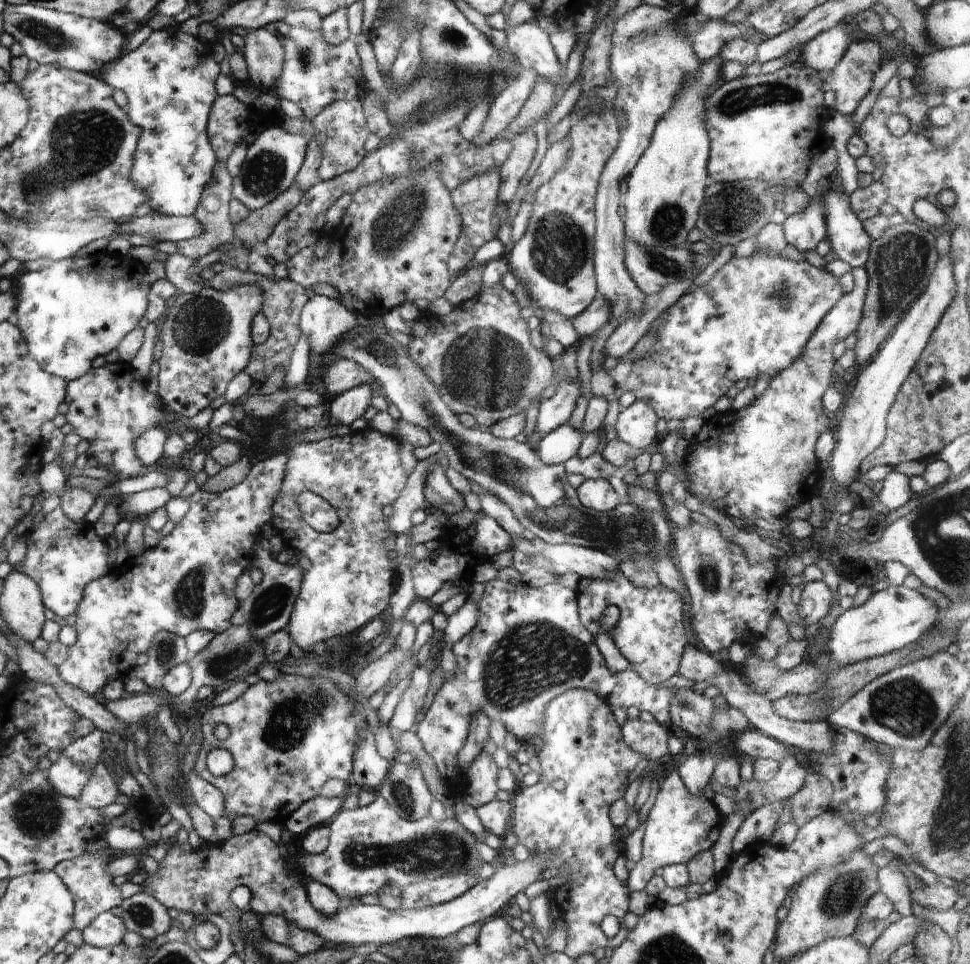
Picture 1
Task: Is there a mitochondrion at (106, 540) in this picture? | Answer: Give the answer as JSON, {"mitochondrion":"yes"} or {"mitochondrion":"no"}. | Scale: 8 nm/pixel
{"mitochondrion":"no"}

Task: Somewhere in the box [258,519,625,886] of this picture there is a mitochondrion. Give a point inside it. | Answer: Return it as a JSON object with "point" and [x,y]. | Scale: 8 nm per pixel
{"point":[533,656]}

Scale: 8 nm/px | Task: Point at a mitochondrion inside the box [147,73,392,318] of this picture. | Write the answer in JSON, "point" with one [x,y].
{"point":[264,173]}

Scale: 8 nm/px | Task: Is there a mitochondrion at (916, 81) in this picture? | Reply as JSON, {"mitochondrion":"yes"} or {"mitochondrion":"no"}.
{"mitochondrion":"no"}

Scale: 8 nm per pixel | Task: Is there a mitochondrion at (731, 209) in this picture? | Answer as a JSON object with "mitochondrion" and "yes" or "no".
{"mitochondrion":"yes"}

